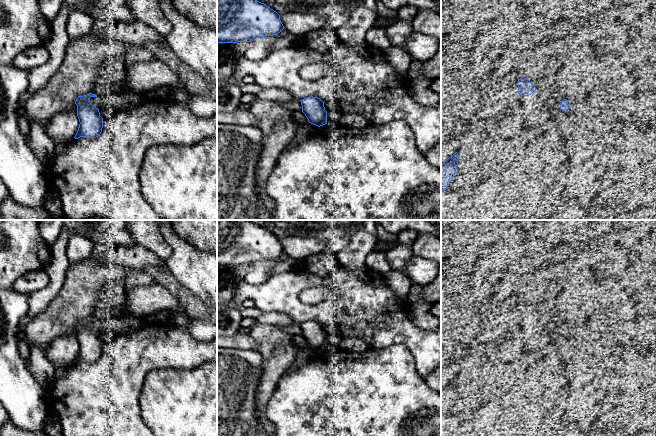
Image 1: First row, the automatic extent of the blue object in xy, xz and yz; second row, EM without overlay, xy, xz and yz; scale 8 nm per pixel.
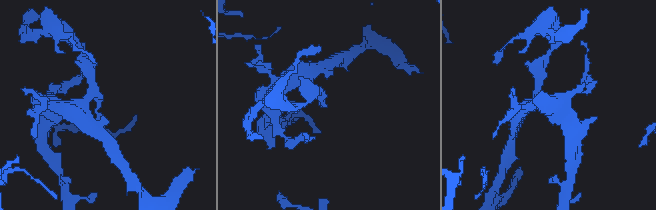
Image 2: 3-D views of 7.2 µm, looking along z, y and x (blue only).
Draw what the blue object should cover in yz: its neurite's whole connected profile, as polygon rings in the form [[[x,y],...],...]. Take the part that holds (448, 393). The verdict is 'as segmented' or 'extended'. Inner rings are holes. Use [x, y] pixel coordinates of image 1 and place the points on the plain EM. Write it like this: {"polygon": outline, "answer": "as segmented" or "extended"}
{"polygon": [[[454,377],[444,387],[441,388],[441,416],[445,415],[452,405],[458,389],[458,377]]], "answer": "as segmented"}

